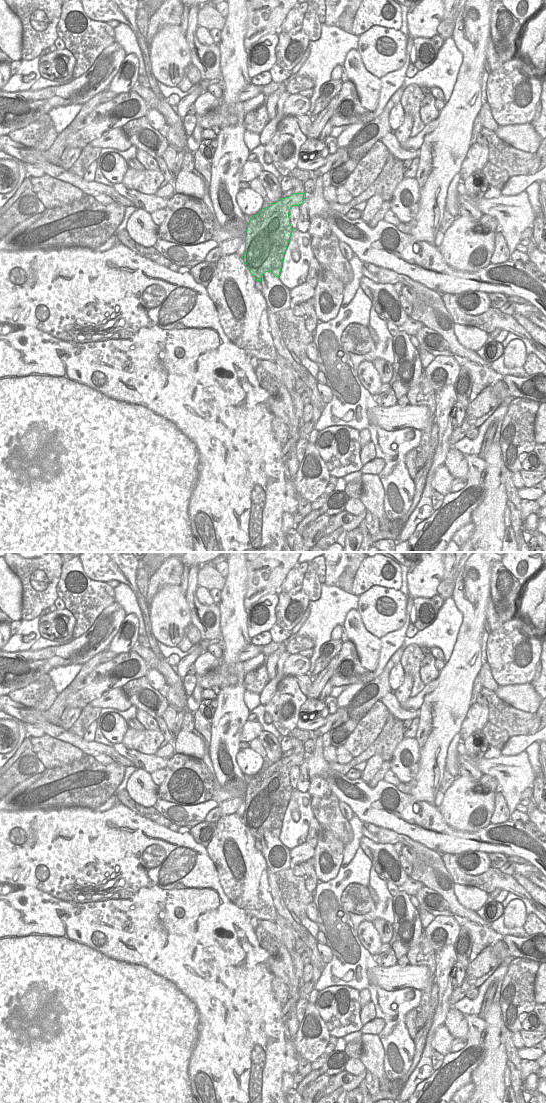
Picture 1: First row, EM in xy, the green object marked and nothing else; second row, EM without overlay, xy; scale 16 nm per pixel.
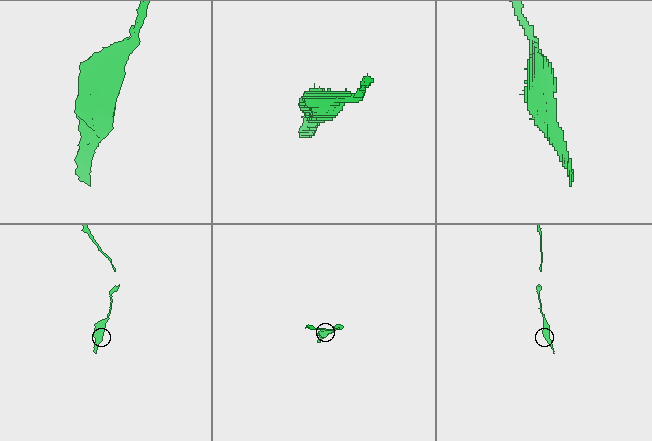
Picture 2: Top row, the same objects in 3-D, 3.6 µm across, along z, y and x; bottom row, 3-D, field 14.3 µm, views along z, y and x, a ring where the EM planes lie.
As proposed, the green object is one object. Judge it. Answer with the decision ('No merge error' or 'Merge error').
No merge error.

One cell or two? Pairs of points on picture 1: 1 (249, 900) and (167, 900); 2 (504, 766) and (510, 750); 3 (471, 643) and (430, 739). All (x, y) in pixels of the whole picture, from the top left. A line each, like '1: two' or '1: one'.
1: two
2: two
3: one

